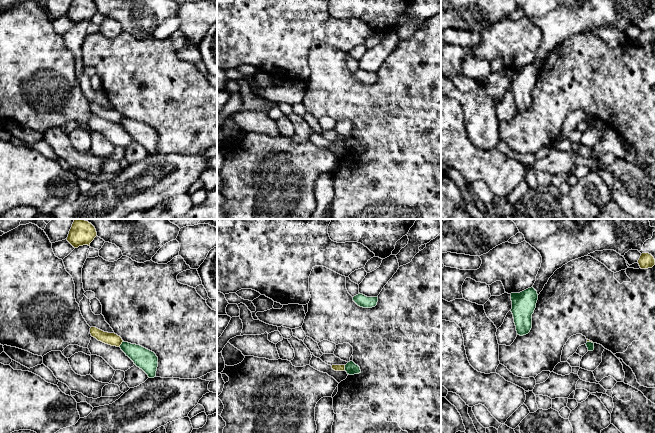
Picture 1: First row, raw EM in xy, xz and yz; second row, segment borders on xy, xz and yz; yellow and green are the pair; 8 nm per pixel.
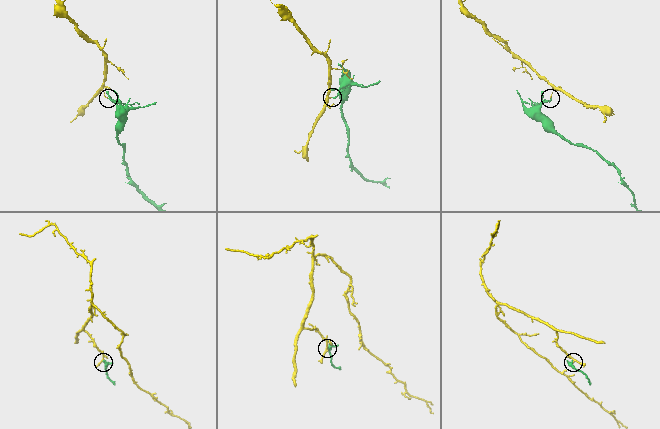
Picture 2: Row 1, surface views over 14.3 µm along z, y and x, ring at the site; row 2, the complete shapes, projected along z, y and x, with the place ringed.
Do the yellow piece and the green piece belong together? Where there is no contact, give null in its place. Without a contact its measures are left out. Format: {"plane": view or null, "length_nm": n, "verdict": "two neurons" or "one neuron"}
{"plane": "xy", "length_nm": 60, "verdict": "two neurons"}

